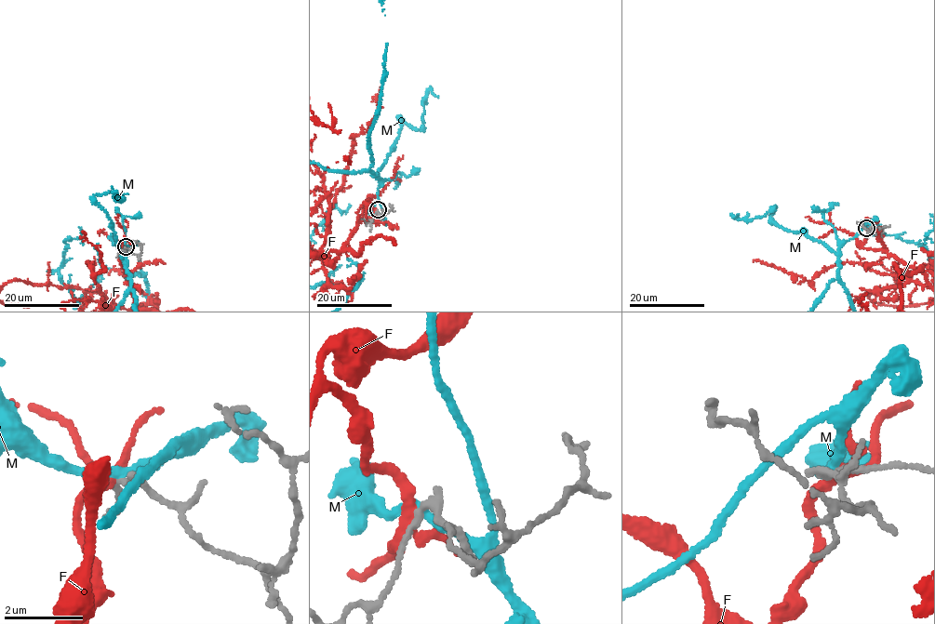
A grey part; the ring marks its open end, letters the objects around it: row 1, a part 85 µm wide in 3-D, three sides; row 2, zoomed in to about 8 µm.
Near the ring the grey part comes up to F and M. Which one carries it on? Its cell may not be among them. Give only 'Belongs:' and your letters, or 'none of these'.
Belongs: none of these

